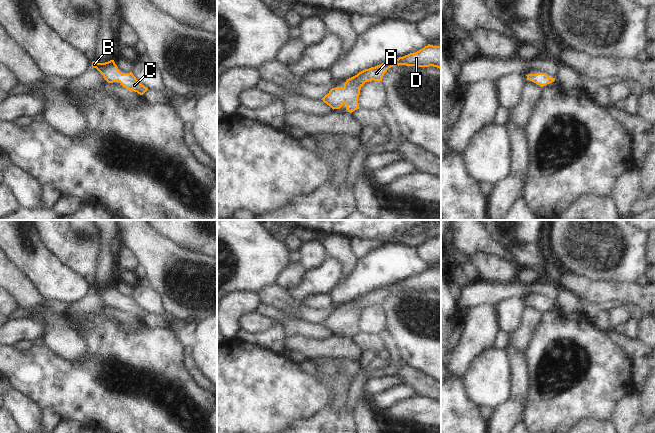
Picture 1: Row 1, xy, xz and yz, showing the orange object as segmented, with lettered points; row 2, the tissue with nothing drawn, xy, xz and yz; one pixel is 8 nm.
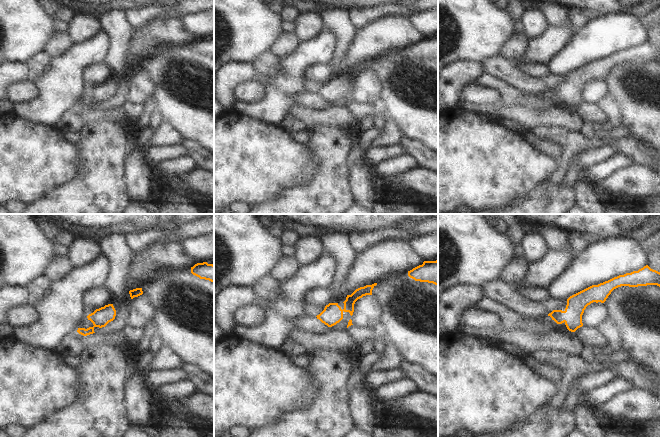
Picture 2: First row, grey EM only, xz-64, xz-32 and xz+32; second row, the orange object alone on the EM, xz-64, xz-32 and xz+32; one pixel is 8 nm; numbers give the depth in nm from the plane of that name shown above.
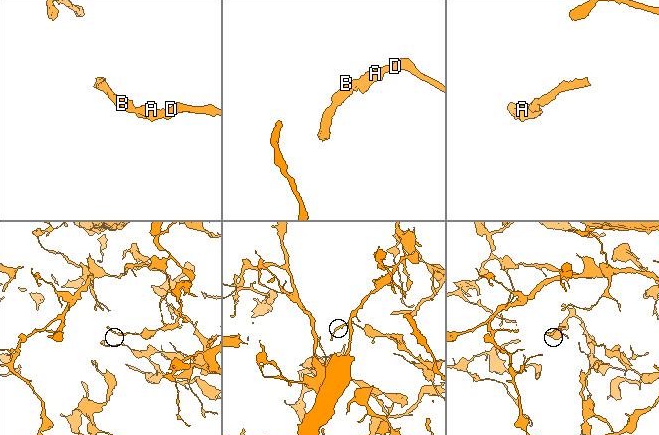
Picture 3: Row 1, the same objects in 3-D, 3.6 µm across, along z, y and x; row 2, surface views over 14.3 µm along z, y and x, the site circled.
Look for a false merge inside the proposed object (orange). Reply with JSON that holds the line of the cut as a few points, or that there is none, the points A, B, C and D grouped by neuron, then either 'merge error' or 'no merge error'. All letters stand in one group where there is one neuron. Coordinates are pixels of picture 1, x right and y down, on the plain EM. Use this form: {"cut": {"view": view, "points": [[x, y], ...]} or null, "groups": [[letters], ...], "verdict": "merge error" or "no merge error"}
{"cut": null, "groups": [["A", "B", "C", "D"]], "verdict": "no merge error"}

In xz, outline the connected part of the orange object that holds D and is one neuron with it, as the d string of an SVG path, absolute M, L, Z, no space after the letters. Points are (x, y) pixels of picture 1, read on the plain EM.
M428 268L415 277L410 277L389 287L382 287L375 291L365 293L357 299L349 302L344 307L344 311L332 312L322 324L333 334L340 333L344 328L350 337L359 333L358 321L361 311L369 305L382 305L387 294L394 289L406 289L417 291L437 291L441 293L441 270Z

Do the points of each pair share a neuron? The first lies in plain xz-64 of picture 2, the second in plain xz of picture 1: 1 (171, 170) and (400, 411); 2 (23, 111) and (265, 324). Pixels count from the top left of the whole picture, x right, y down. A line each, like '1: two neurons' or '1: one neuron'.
1: two neurons
2: two neurons

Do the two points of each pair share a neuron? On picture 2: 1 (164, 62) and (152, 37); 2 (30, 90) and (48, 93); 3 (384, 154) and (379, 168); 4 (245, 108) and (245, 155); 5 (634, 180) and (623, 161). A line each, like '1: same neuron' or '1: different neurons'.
1: different neurons
2: different neurons
3: different neurons
4: different neurons
5: different neurons

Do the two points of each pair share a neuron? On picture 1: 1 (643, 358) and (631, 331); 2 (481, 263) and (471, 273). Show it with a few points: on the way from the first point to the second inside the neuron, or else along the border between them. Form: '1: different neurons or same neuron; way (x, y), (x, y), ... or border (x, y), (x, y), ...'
1: different neurons; border (624, 334), (636, 338)
2: different neurons; border (469, 259), (476, 270), (479, 280)

